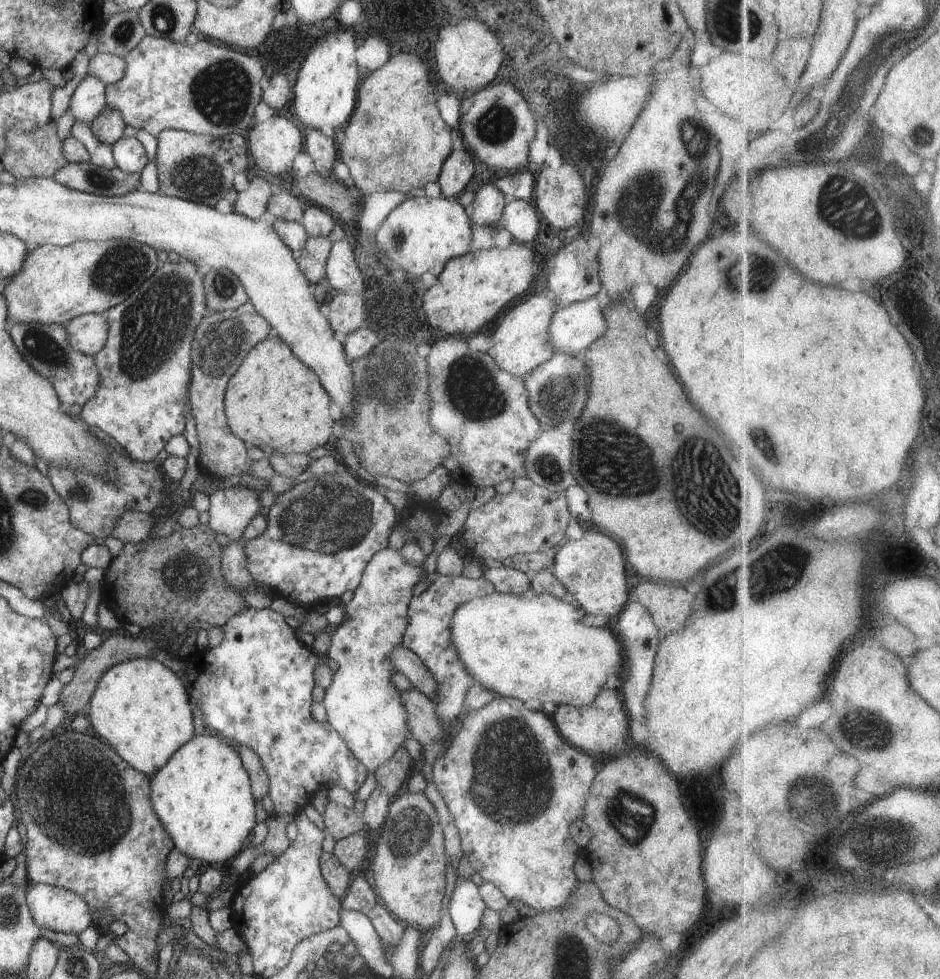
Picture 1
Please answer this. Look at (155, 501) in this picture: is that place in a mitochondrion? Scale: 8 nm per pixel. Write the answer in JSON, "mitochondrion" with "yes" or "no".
{"mitochondrion":"no"}

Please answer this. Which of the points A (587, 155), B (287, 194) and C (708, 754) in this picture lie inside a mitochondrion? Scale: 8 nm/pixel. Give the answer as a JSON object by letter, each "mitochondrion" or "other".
{"A":"other","B":"other","C":"other"}

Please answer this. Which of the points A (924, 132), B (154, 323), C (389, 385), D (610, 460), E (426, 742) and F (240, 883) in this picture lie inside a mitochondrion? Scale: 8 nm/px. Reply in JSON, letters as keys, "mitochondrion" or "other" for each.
{"A":"mitochondrion","B":"mitochondrion","C":"mitochondrion","D":"mitochondrion","E":"other","F":"other"}

